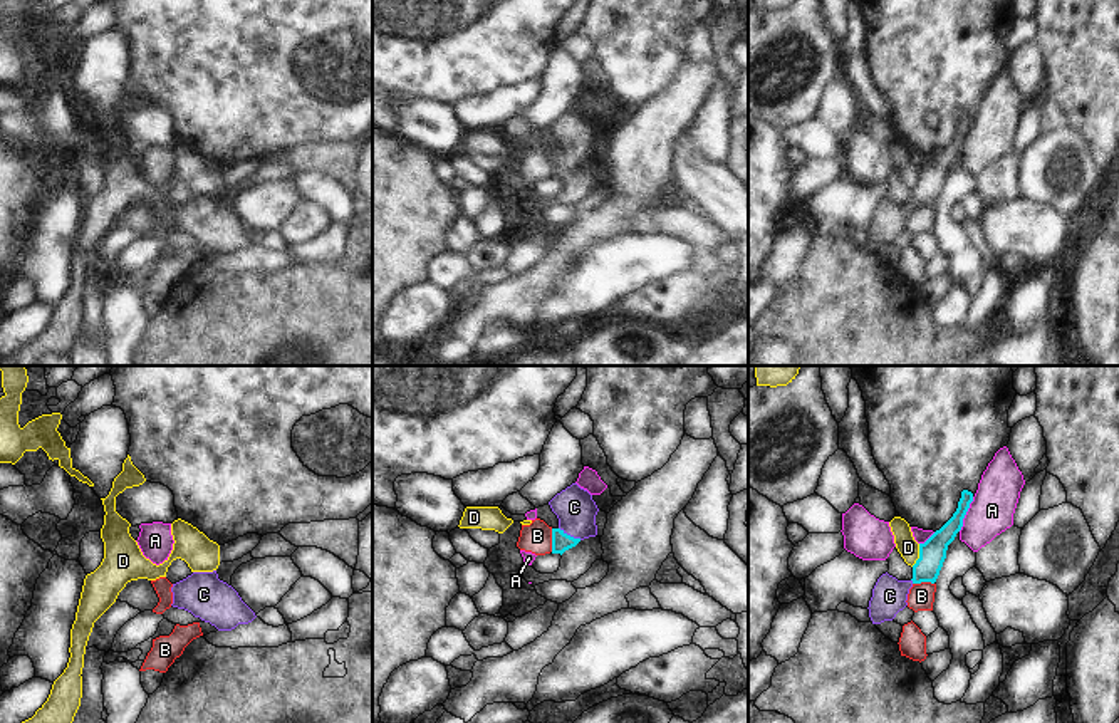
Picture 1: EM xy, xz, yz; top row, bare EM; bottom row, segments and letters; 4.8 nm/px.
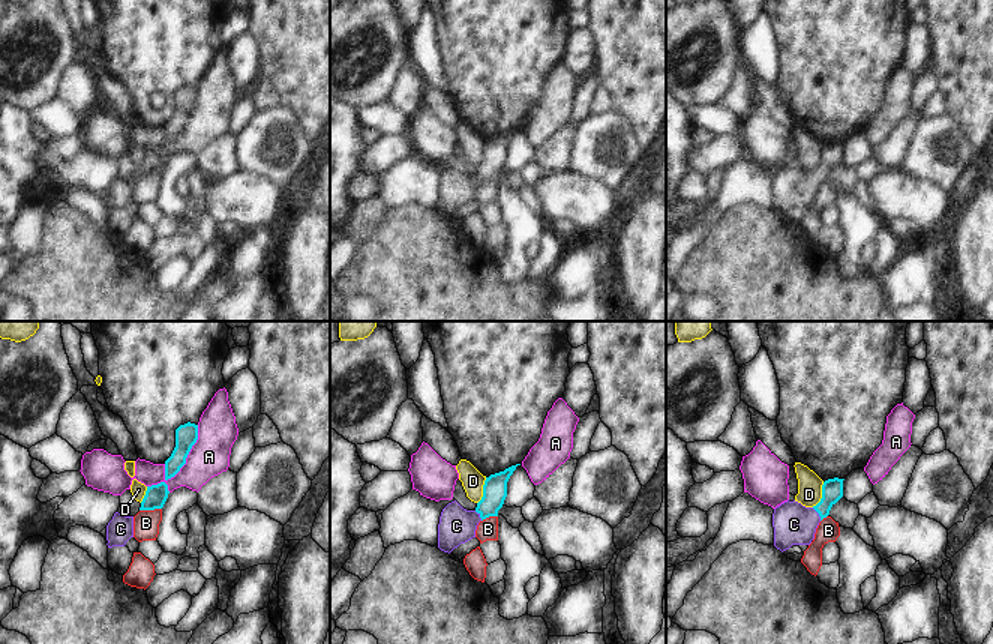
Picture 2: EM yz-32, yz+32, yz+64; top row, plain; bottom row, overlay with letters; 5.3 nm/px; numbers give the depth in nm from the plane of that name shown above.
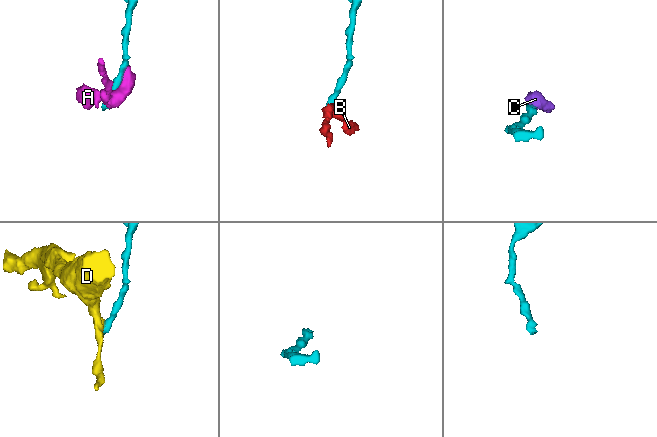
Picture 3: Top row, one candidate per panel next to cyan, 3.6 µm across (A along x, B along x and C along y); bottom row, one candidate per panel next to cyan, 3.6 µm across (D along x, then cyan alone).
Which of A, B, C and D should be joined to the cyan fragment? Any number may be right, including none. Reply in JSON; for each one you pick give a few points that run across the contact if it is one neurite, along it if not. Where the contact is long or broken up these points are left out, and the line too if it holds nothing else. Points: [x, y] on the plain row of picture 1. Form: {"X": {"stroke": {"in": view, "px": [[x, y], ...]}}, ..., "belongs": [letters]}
{"C": {"stroke": {"in": "xz", "px": [[561, 166], [569, 160], [574, 150], [574, 131]]}}, "belongs": ["C"]}

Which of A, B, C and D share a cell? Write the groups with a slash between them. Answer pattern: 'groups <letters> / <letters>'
groups A B / C / D

